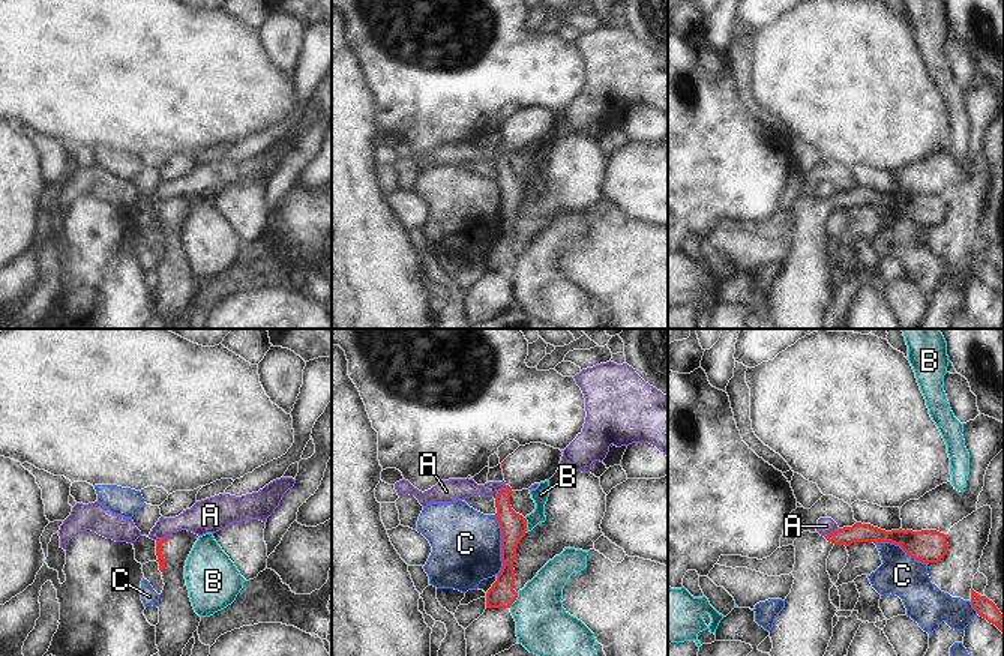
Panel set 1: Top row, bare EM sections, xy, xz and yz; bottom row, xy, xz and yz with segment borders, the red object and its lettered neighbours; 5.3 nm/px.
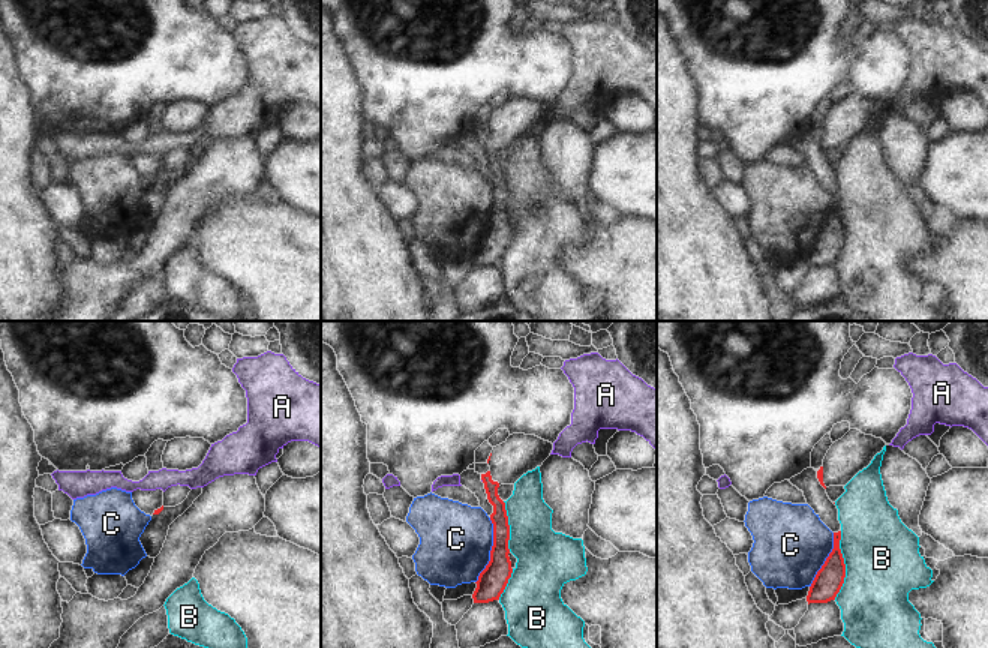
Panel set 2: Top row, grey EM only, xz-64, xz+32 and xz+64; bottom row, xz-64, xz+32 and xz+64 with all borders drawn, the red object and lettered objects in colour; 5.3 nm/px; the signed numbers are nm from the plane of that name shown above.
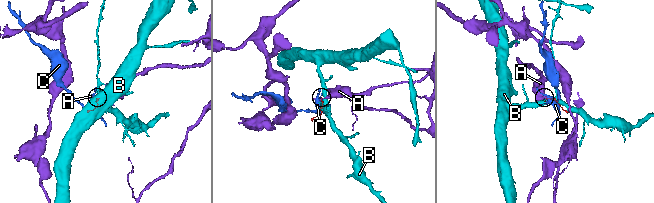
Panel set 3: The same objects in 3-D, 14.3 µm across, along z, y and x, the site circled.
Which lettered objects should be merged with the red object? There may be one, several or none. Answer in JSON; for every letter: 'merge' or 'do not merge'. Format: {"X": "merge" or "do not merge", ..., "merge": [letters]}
{"A": "do not merge", "B": "do not merge", "C": "do not merge", "merge": []}

